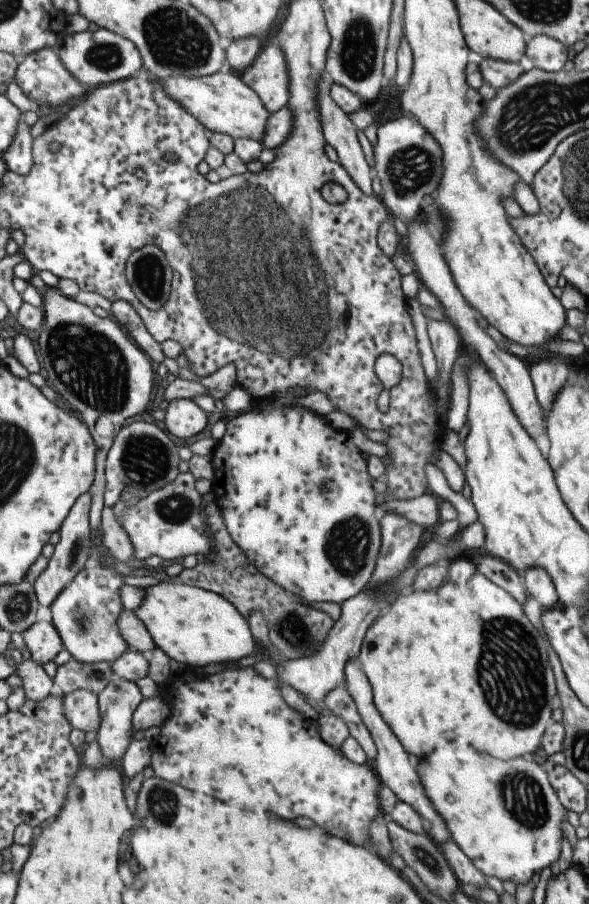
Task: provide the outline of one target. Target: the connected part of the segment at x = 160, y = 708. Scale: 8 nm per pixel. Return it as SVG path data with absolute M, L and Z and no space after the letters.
M155 696L151 699L142 699L136 707L136 710L132 713L132 732L130 736L133 736L134 732L138 730L144 731L154 725L161 727L170 718L170 715L170 706L161 697Z

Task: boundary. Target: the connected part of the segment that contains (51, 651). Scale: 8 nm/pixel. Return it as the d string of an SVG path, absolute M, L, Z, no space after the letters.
M36 621L22 634L25 657L39 665L52 661L62 648L61 640L51 623Z

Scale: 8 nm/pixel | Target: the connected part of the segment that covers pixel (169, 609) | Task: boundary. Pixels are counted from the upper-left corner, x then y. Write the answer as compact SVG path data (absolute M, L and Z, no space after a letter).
M173 581L145 587L144 592L141 606L133 610L134 616L149 632L155 647L165 652L169 659L194 669L208 664L237 662L257 652L246 618L221 596Z

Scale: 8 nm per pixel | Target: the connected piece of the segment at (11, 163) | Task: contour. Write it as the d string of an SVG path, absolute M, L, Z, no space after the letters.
M22 113L11 145L1 156L6 169L18 176L26 176L32 168L32 140L29 131L23 122Z

